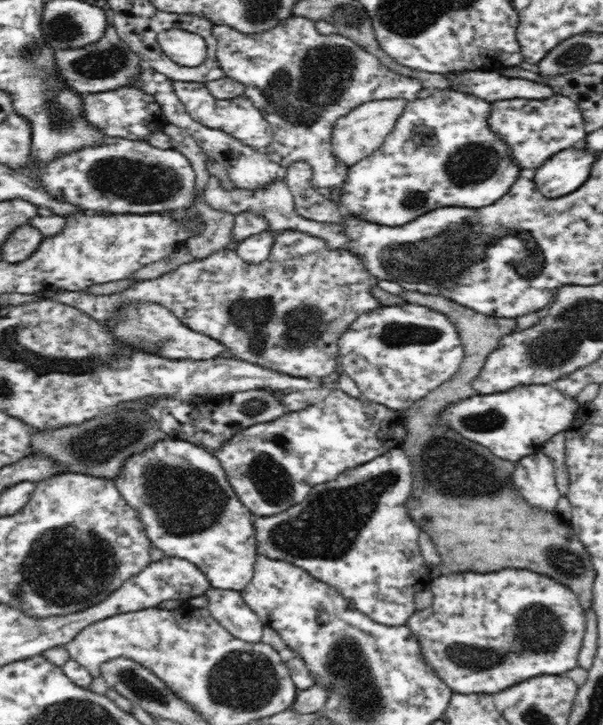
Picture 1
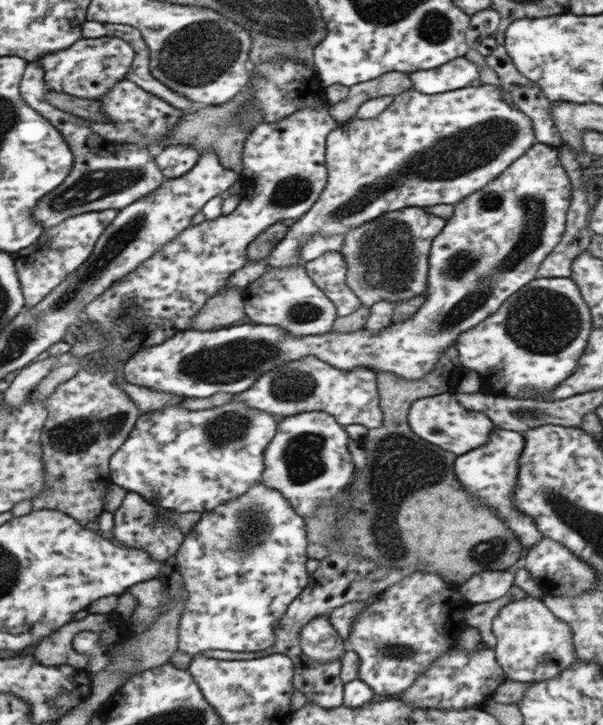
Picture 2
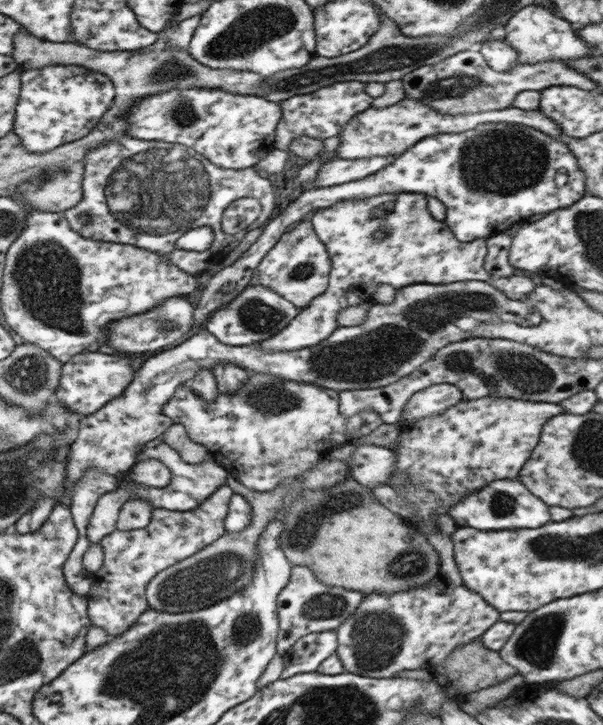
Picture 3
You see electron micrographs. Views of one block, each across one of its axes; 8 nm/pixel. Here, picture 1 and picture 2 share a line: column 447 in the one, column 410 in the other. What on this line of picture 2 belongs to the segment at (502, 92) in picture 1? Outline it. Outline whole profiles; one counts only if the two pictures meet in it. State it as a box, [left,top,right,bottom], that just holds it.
[411,57,479,95]

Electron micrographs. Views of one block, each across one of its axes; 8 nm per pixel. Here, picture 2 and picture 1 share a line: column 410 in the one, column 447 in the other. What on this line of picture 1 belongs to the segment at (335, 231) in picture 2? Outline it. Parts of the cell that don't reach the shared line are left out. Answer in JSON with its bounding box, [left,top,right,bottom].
[341,89,525,226]

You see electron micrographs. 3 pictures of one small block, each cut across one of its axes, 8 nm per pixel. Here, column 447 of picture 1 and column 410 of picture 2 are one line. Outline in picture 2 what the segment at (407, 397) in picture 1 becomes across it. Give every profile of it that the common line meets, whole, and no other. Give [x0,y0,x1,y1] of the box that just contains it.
[120,142,571,399]

